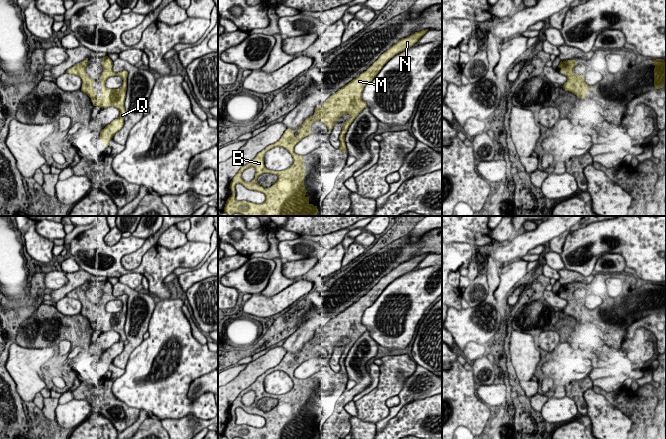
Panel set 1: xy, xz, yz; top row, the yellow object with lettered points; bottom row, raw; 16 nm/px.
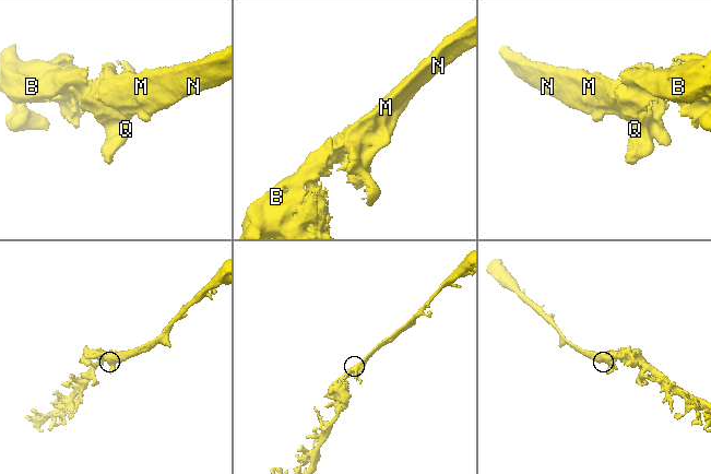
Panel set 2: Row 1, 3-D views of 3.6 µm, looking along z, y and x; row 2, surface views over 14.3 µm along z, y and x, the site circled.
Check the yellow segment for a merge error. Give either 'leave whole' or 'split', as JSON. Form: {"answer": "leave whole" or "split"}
{"answer": "leave whole"}

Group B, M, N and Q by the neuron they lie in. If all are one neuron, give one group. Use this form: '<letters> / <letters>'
B M N Q

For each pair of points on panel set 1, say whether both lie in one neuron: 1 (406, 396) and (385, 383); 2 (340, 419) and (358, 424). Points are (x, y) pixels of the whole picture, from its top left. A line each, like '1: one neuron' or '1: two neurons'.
1: two neurons
2: two neurons

